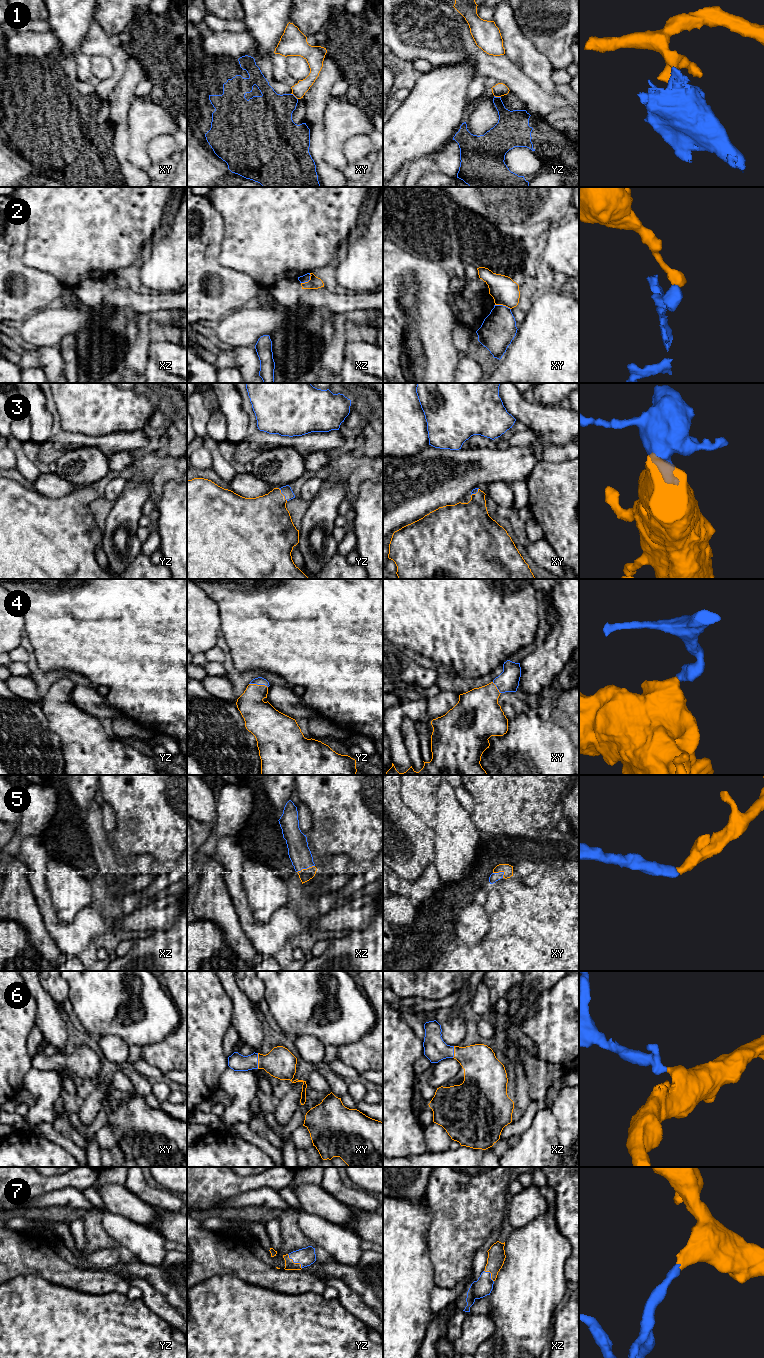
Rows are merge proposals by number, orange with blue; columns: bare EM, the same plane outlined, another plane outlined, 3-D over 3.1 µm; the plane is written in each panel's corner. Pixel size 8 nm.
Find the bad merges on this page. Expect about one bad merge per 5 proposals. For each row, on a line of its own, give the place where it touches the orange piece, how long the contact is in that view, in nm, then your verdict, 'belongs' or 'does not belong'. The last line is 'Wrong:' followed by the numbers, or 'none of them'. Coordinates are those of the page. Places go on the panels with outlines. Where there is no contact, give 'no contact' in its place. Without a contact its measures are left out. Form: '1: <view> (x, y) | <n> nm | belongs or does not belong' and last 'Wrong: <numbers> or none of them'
1: xy (294, 95) | 80 nm | does not belong
2: xy (503, 305) | 130 nm | does not belong
3: yz (282, 494) | 130 nm | belongs
4: yz (258, 685) | 160 nm | belongs
5: xz (305, 869) | 160 nm | belongs
6: xy (258, 1061) | 130 nm | belongs
7: yz (295, 1263) | 170 nm | belongs
Wrong: 1, 2

